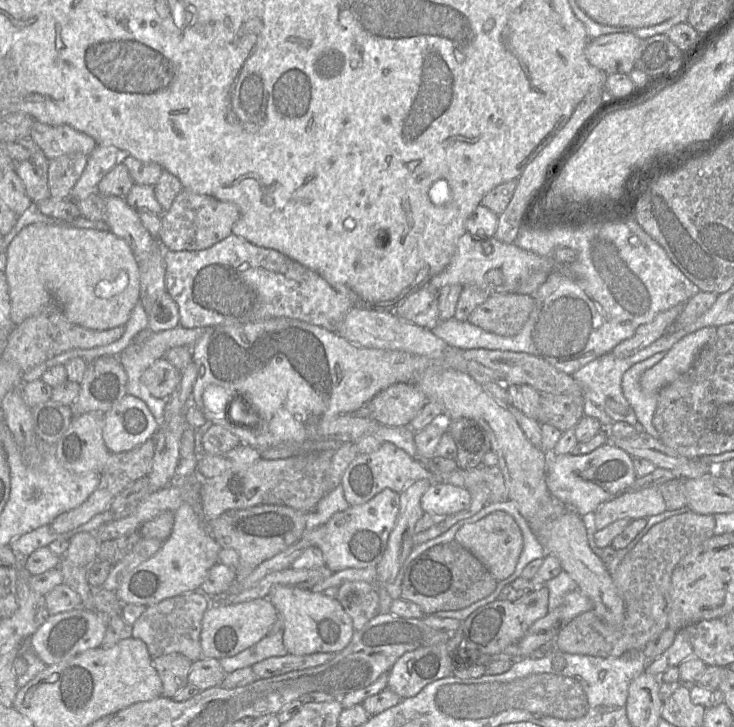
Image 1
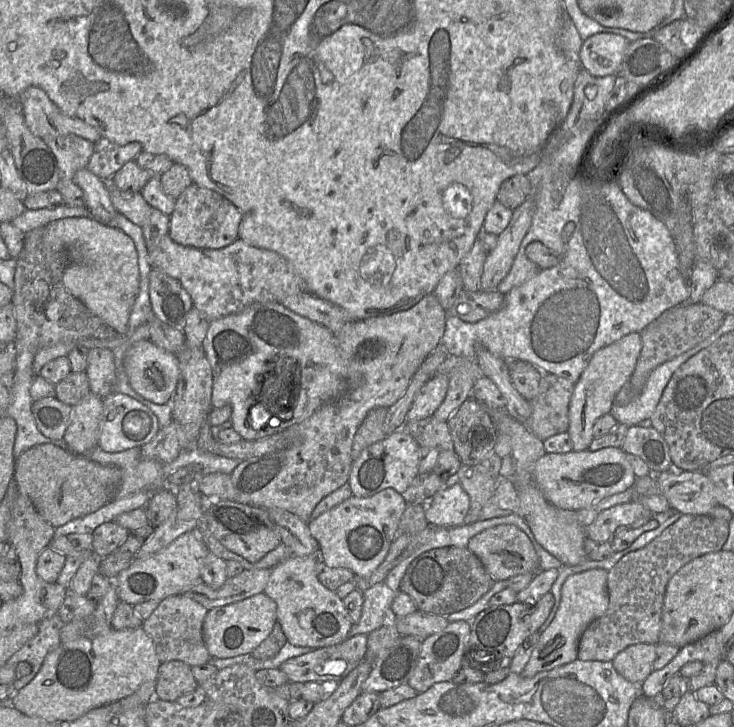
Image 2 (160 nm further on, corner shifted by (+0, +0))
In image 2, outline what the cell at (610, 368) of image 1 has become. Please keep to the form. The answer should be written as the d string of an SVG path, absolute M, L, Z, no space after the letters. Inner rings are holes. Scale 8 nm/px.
M709 336L698 347L659 365L650 373L640 396L625 406L618 406L613 402L610 414L618 424L627 426L638 425L641 421L650 419L673 373L692 356L712 343L713 336Z

